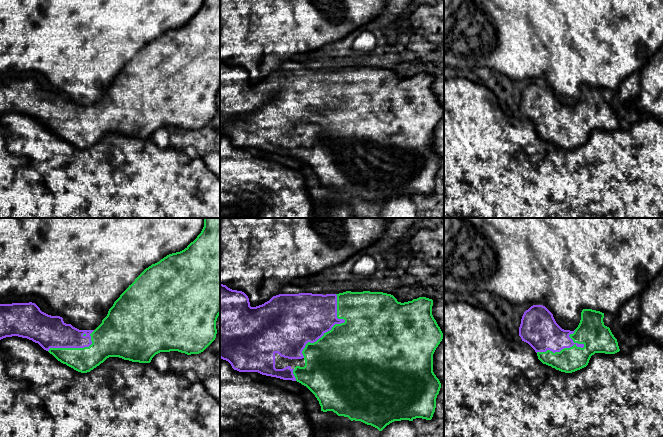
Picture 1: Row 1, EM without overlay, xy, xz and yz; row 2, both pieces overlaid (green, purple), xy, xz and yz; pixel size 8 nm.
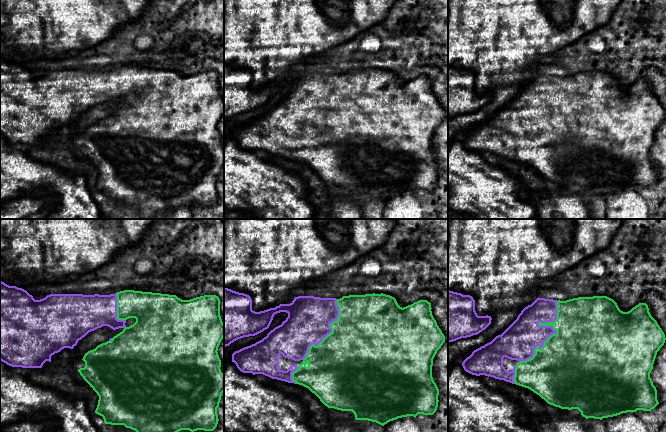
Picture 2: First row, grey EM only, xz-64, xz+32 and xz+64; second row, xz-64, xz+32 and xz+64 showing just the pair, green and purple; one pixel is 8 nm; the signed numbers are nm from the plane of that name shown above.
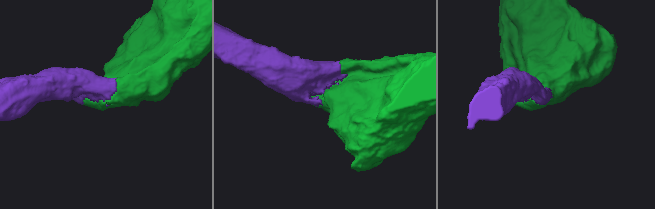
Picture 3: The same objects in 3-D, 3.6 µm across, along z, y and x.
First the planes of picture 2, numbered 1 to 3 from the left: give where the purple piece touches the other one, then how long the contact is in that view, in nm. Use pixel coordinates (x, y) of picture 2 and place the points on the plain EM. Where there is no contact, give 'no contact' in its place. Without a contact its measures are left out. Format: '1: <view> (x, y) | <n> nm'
1: xz-64 (117, 86) | 240 nm
2: xz+32 (330, 109) | 550 nm
3: xz+64 (552, 102) | 600 nm

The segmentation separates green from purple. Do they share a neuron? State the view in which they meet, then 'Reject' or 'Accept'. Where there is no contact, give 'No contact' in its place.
Touches green in xz. Accept

